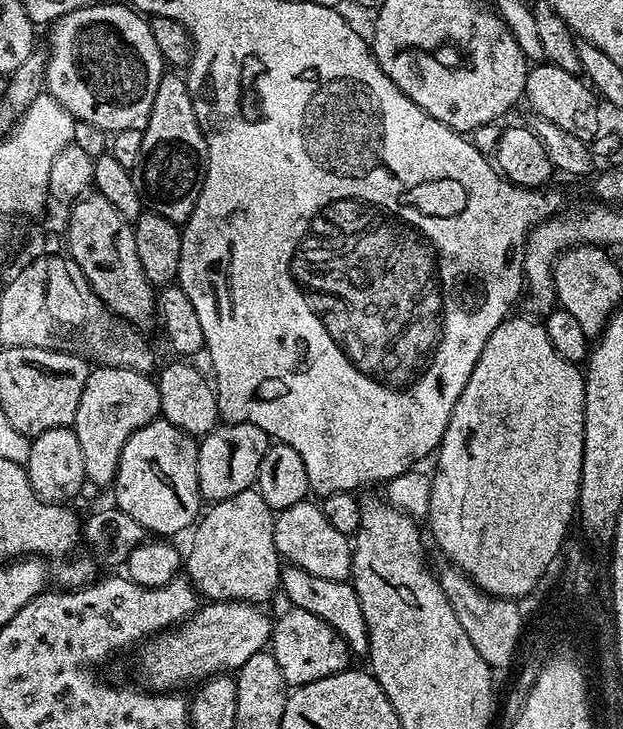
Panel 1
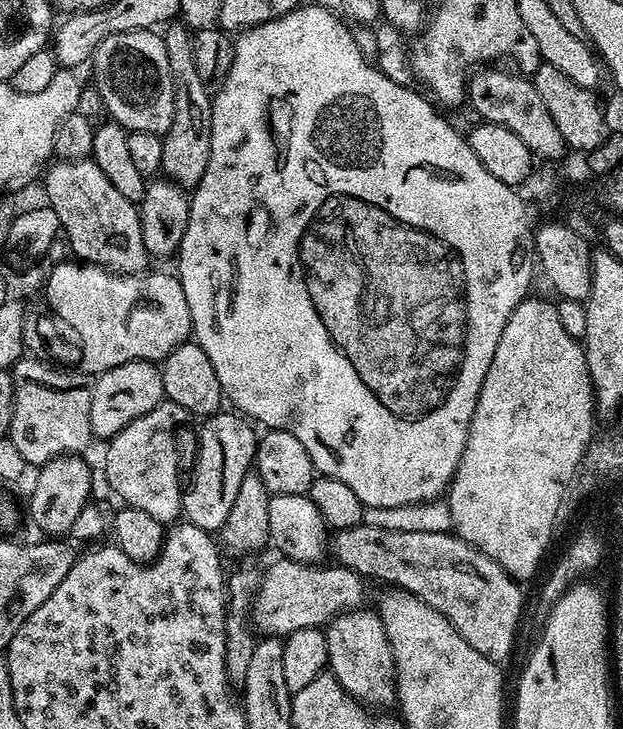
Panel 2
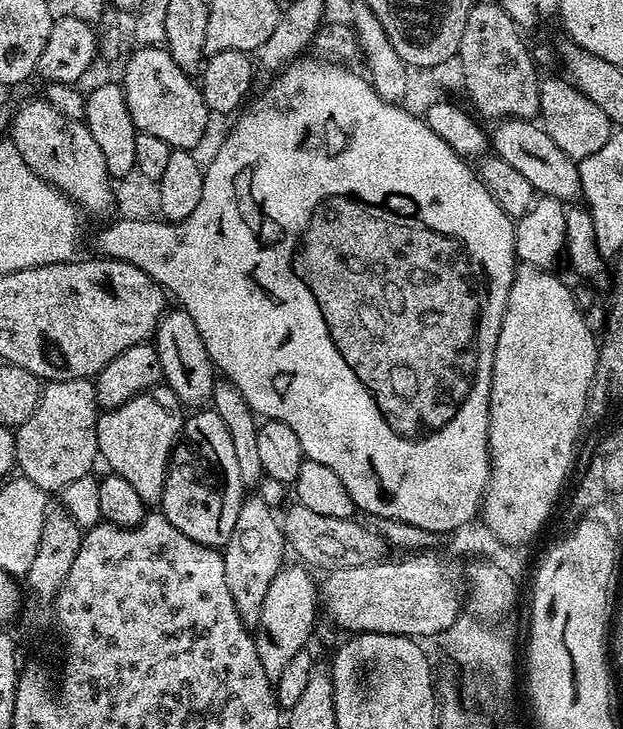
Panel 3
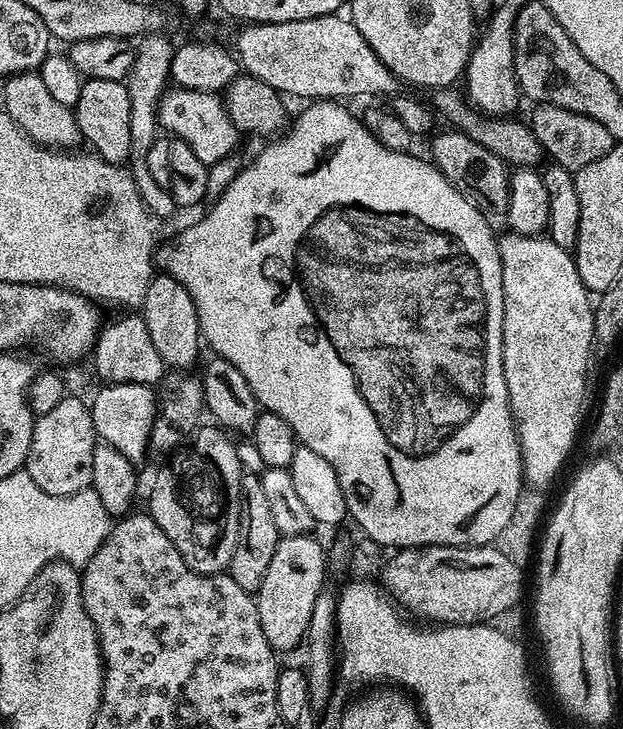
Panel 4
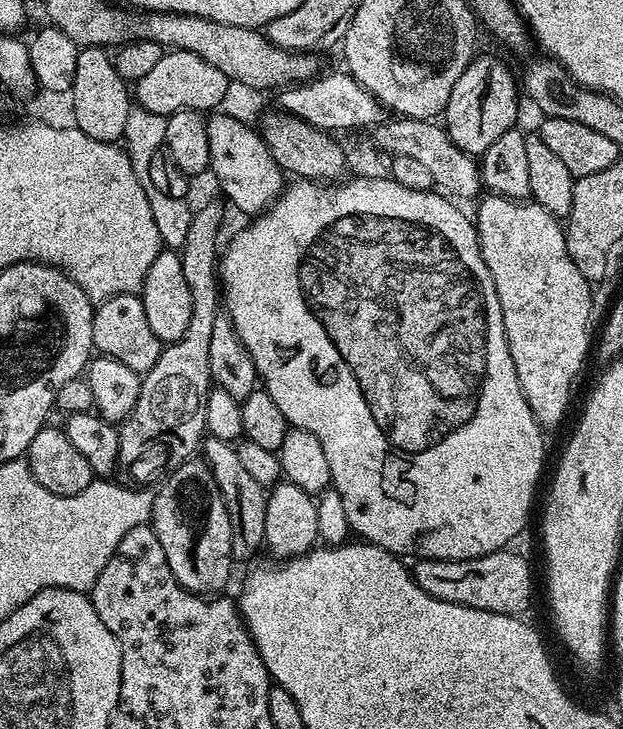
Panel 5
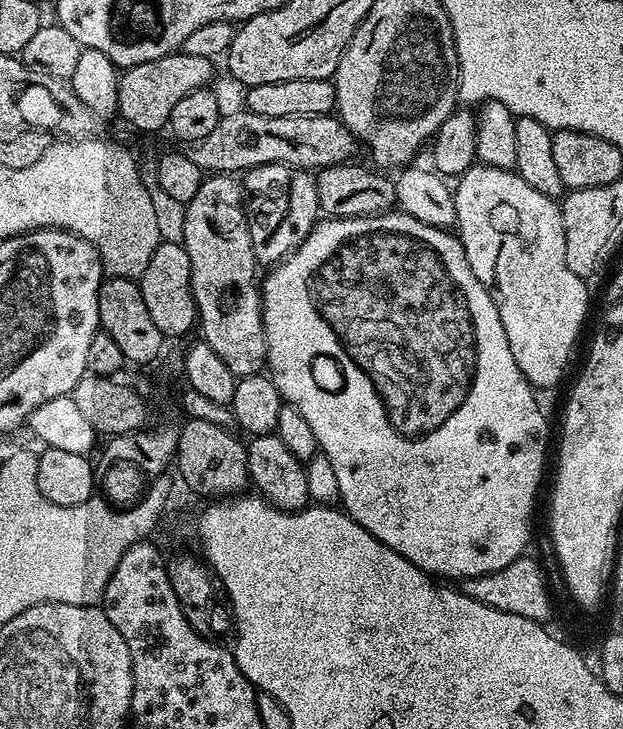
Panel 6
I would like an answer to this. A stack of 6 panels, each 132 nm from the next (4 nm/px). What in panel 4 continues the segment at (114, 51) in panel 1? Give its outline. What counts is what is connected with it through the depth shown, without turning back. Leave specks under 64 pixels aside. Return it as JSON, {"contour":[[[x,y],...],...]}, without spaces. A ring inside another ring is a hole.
{"contour":[[[173,87],[160,97],[160,103],[156,105],[156,118],[159,127],[169,132],[165,132],[169,137],[186,142],[186,146],[190,146],[195,156],[206,165],[229,159],[235,153],[232,151],[236,143],[242,140],[234,122],[230,122],[223,99],[214,92]]]}

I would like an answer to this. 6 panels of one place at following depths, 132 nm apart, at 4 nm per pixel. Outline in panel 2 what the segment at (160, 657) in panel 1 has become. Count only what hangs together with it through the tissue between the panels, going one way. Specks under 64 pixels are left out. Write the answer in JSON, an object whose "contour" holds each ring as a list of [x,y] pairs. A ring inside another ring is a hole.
{"contour":[[[277,558],[260,578],[260,589],[252,601],[253,629],[264,636],[289,636],[294,630],[323,629],[335,616],[354,612],[365,603],[365,577],[350,568],[331,566],[322,568],[319,563],[302,564],[287,558]]]}

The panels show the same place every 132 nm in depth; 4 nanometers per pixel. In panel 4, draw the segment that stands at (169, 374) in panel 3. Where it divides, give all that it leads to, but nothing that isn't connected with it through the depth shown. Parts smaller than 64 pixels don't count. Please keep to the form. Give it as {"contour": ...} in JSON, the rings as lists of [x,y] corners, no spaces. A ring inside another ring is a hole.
{"contour":[[[167,274],[153,275],[150,286],[146,290],[146,298],[142,305],[142,315],[146,322],[146,330],[150,330],[150,342],[162,358],[162,362],[172,370],[188,370],[200,356],[202,337],[198,310],[182,282]]]}

